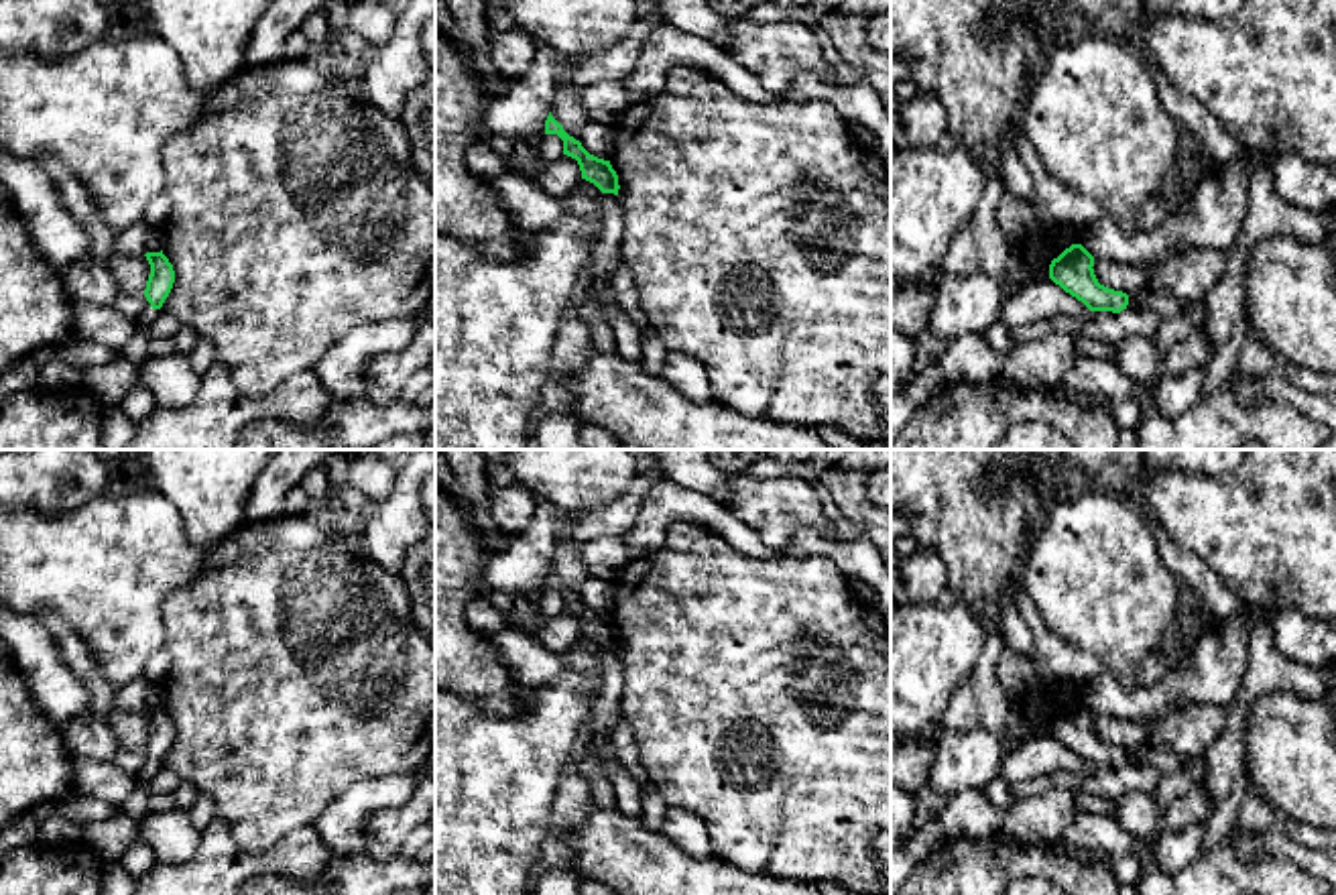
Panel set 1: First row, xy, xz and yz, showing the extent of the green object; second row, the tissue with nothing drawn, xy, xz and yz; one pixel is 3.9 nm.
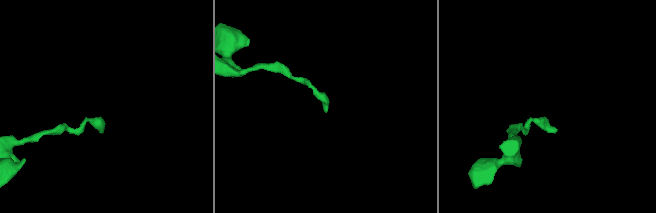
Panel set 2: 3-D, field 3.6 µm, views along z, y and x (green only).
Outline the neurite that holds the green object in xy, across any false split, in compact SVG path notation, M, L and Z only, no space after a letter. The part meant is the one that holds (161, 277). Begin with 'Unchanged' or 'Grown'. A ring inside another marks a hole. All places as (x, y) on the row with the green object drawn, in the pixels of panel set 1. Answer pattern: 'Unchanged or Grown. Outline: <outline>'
Unchanged. Outline: M163 250L146 252L144 256L150 264L150 275L146 281L144 297L153 309L161 309L173 289L175 271L169 258L163 254Z

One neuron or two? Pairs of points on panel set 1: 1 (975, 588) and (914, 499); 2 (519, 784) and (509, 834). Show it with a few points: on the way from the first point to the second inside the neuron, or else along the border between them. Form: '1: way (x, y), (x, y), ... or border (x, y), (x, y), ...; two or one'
1: way (975, 566), (975, 560), (936, 521); one
2: way (509, 796), (509, 822); one

